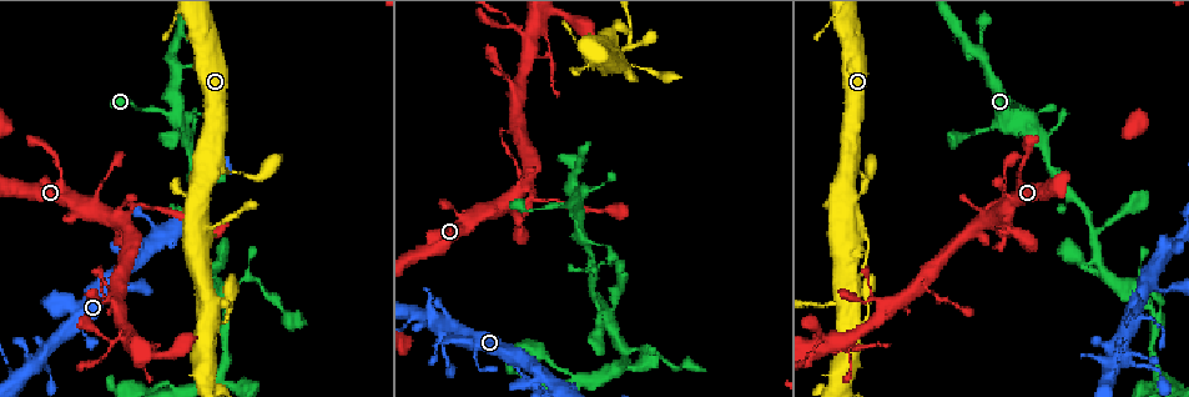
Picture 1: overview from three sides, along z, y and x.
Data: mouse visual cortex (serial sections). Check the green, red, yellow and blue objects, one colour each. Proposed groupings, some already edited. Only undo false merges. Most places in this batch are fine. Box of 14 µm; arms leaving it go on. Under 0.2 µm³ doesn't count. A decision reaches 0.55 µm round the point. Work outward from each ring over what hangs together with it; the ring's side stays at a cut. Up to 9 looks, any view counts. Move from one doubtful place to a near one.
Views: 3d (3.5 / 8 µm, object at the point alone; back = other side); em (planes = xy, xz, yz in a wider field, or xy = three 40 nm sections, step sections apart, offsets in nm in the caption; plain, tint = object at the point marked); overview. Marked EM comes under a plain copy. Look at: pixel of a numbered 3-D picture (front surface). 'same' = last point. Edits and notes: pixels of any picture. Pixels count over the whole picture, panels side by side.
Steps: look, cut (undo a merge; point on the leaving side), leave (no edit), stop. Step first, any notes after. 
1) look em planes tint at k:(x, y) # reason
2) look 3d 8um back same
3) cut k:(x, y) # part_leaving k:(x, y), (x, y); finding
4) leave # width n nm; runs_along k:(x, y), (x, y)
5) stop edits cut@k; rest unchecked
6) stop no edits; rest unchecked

look 3d 3.5um back at 1:(523, 188) # three-way junction

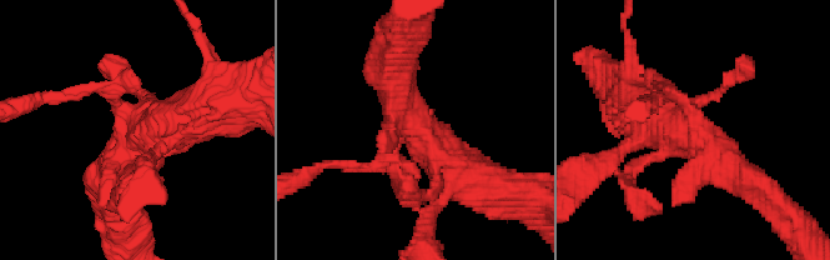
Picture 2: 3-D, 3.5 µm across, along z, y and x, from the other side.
look em xy step 2 tint at 2:(690, 114)

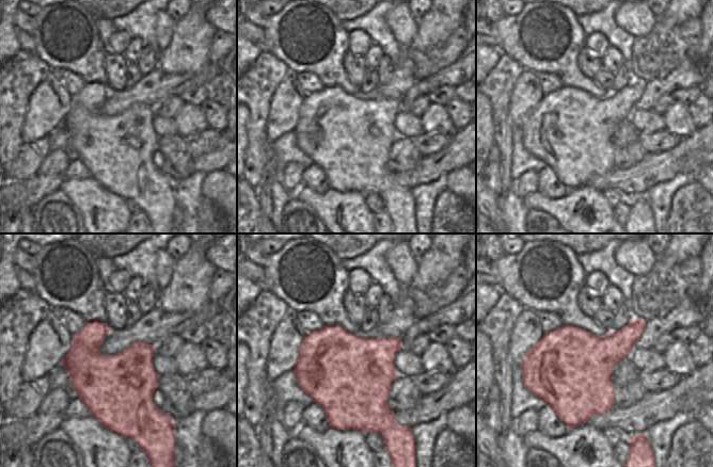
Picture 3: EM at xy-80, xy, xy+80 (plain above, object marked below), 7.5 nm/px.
leave # runs_along 2:(487, 186), (422, 135), (392, 81); one cell here

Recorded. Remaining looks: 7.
look 3d 3.5um back at 1:(417, 316) # calibre changes

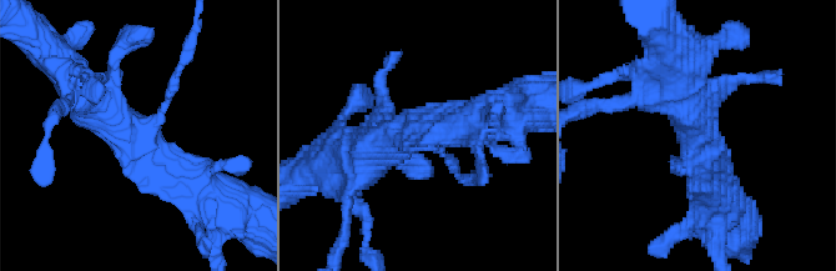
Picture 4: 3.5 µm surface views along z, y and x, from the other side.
look em planes tint at 4:(412, 138) # shape alone is not enough

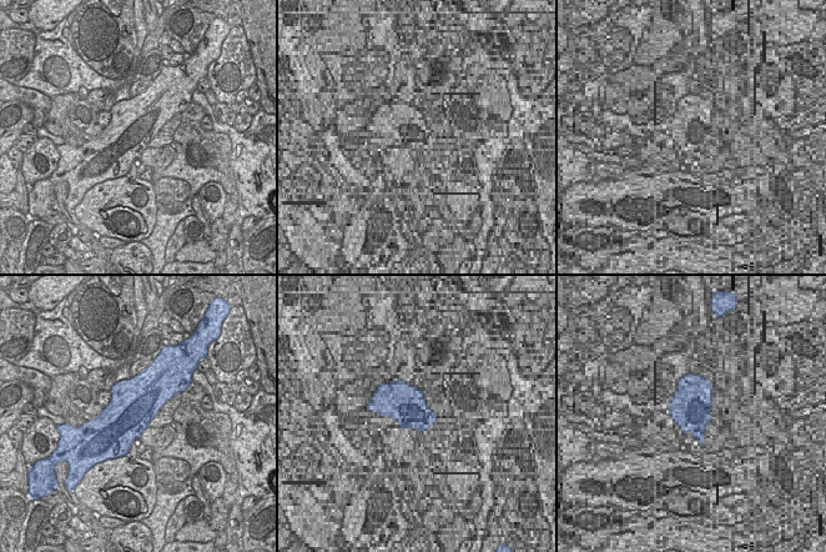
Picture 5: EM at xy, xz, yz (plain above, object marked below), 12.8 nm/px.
leave # width 600 nm; runs_along 4:(74, 79), (194, 186); one cell here

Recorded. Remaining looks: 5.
look 3d 3.5um at 1:(125, 338) # small branch off a trunk

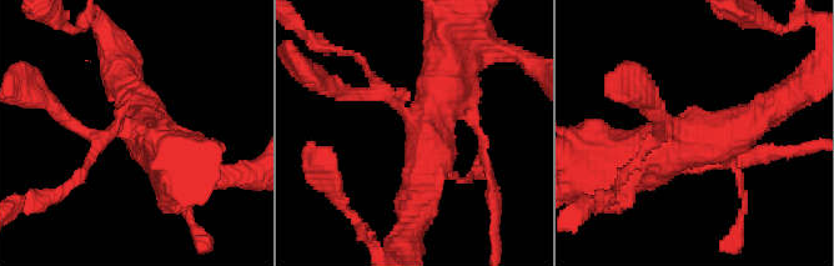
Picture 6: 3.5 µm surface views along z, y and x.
look em planes tint at 6:(411, 114) # shape alone is not enough

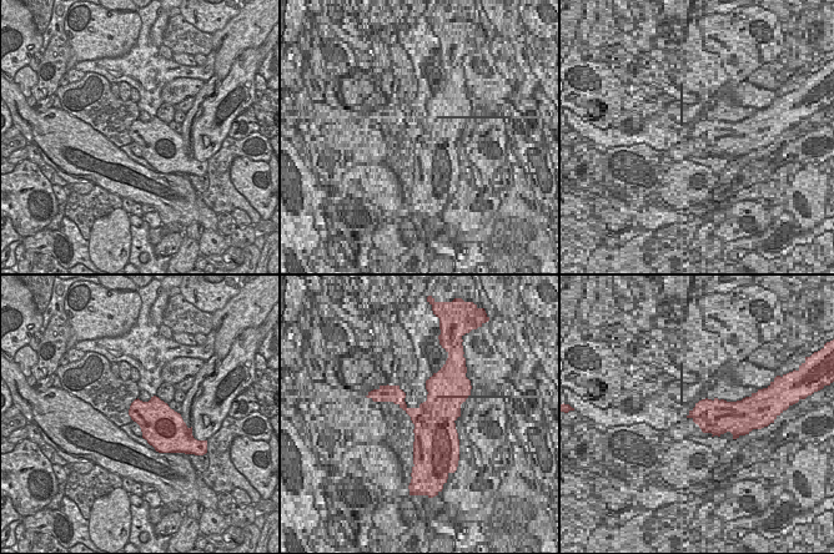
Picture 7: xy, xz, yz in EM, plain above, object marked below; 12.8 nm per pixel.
look em xy step 3 tint same

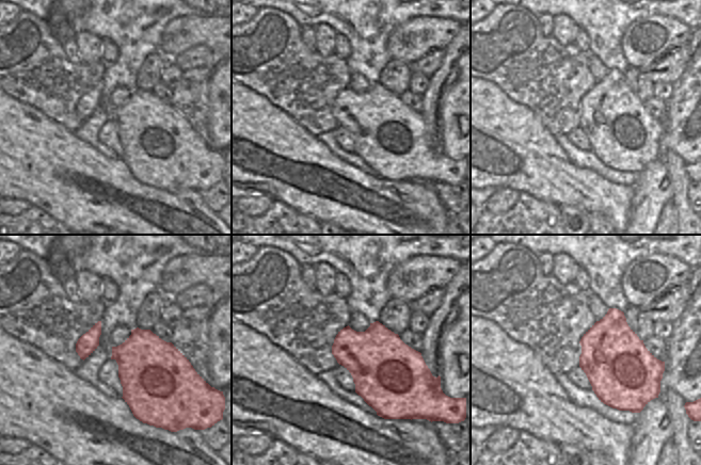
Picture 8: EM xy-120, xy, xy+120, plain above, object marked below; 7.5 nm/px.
leave # runs_along 6:(765, 110), (624, 164); all the same cell

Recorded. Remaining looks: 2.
stop no edits; rest unchecked

